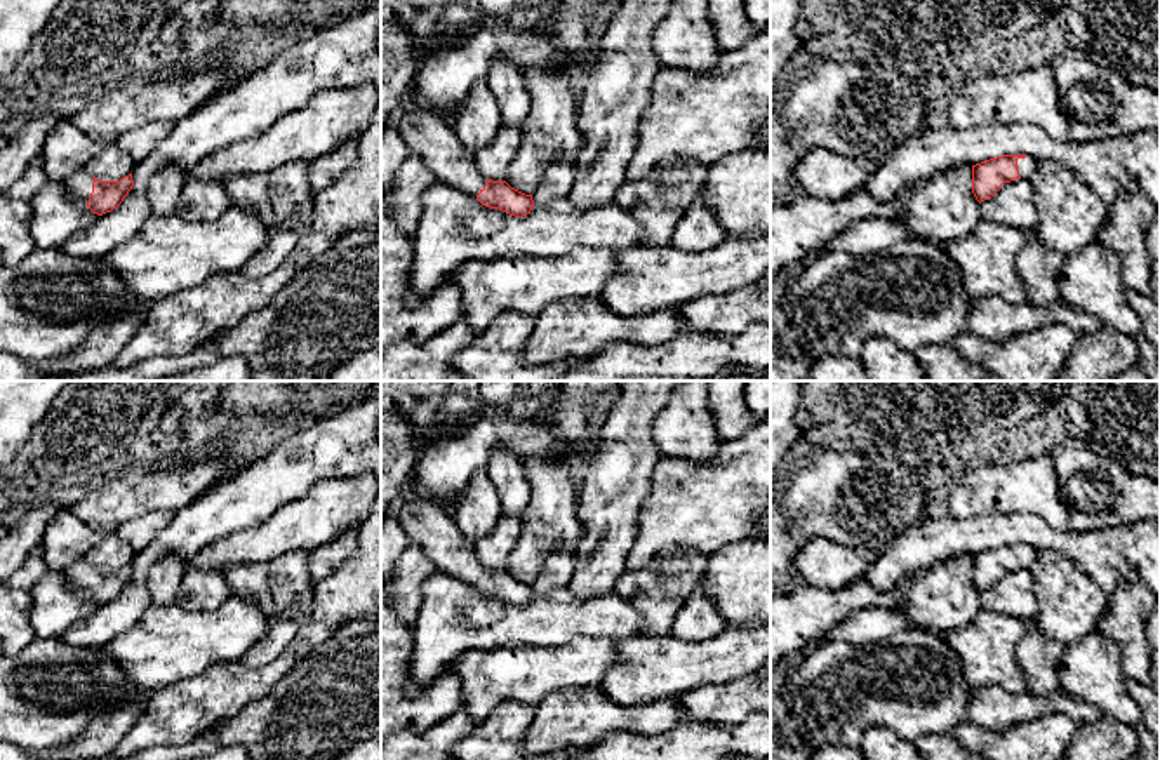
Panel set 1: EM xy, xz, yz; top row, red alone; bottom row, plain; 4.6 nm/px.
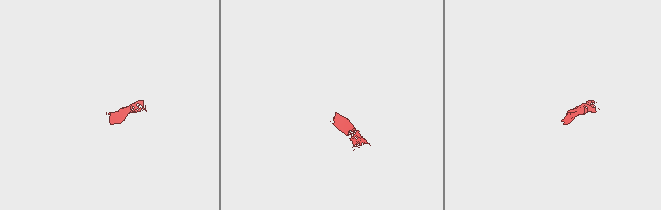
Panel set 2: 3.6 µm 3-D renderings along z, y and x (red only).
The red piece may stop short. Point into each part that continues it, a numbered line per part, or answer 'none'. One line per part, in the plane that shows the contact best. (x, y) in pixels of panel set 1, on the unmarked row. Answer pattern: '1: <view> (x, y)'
1: xy (79, 574)
2: yz (1025, 555)

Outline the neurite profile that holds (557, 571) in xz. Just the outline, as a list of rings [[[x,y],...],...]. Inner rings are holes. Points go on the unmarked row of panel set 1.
[[[569,548],[555,550],[539,577],[532,584],[536,595],[546,595],[557,588],[567,586],[574,570],[574,551]]]

